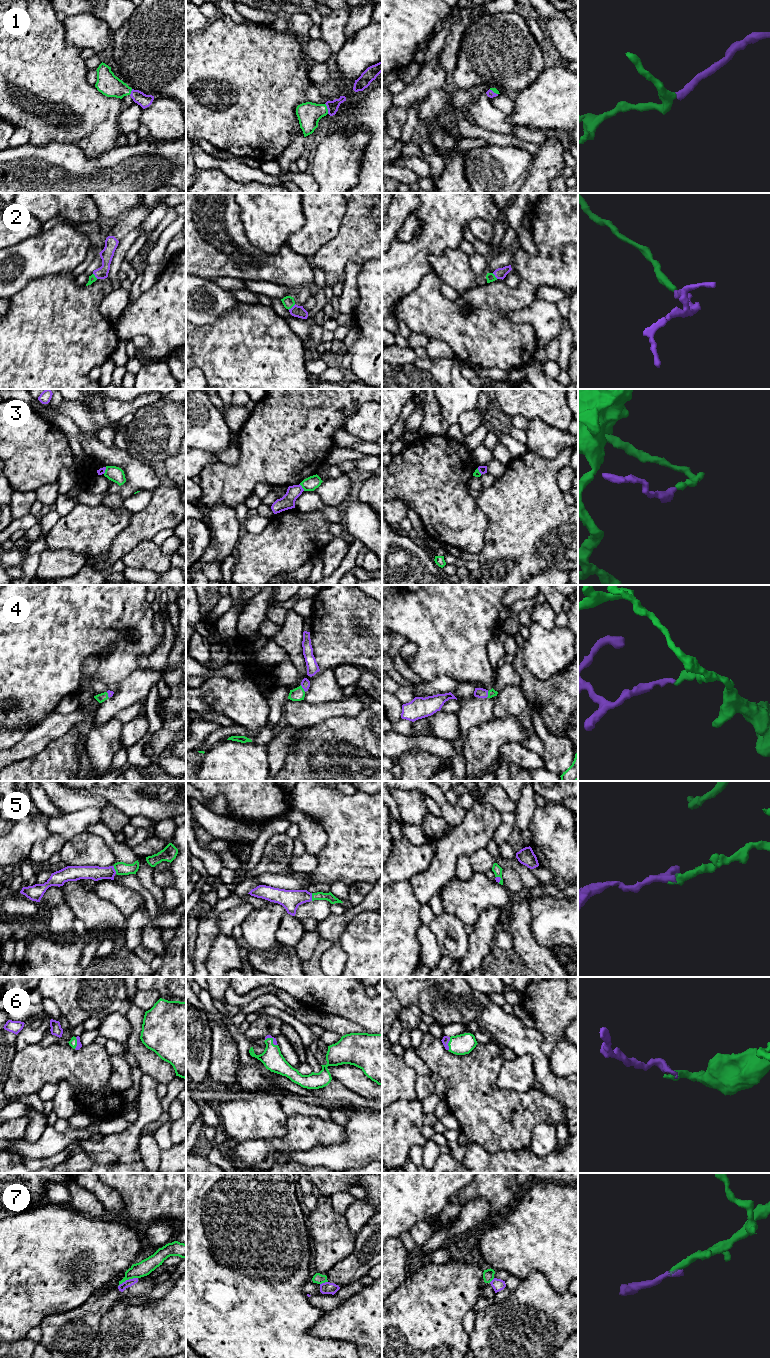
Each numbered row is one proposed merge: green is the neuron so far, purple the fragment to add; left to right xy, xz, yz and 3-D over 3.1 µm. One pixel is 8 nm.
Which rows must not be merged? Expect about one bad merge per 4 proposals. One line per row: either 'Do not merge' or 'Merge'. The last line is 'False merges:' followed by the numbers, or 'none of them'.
1: Merge
2: Merge
3: Do not merge
4: Merge
5: Merge
6: Merge
7: Do not merge
False merges: 3, 7

